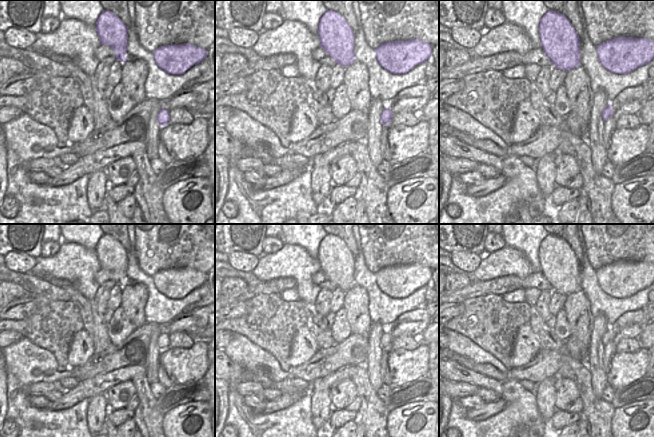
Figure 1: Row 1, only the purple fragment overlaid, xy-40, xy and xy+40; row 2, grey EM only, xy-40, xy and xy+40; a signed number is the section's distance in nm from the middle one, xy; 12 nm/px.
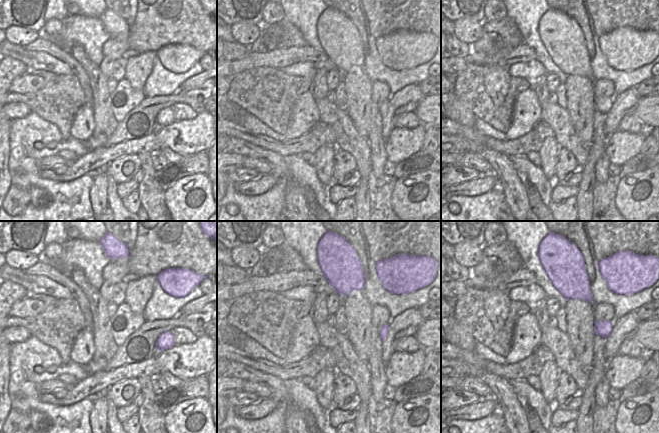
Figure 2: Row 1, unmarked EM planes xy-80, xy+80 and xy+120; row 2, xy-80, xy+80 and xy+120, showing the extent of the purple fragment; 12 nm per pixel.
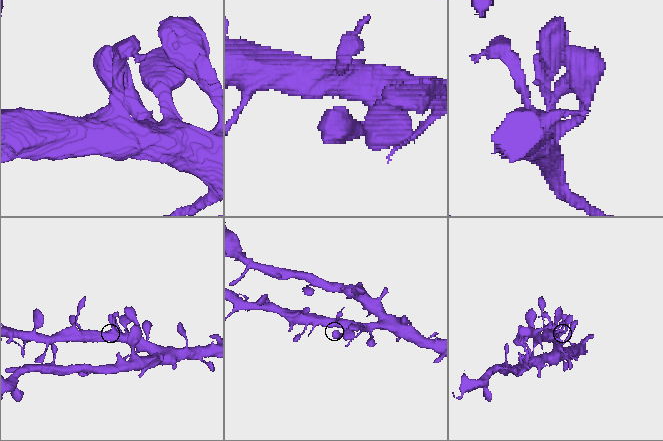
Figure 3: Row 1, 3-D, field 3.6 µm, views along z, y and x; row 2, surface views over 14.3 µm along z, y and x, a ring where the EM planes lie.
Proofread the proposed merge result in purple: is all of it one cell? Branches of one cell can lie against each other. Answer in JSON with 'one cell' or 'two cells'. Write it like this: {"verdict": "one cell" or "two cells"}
{"verdict": "one cell"}

